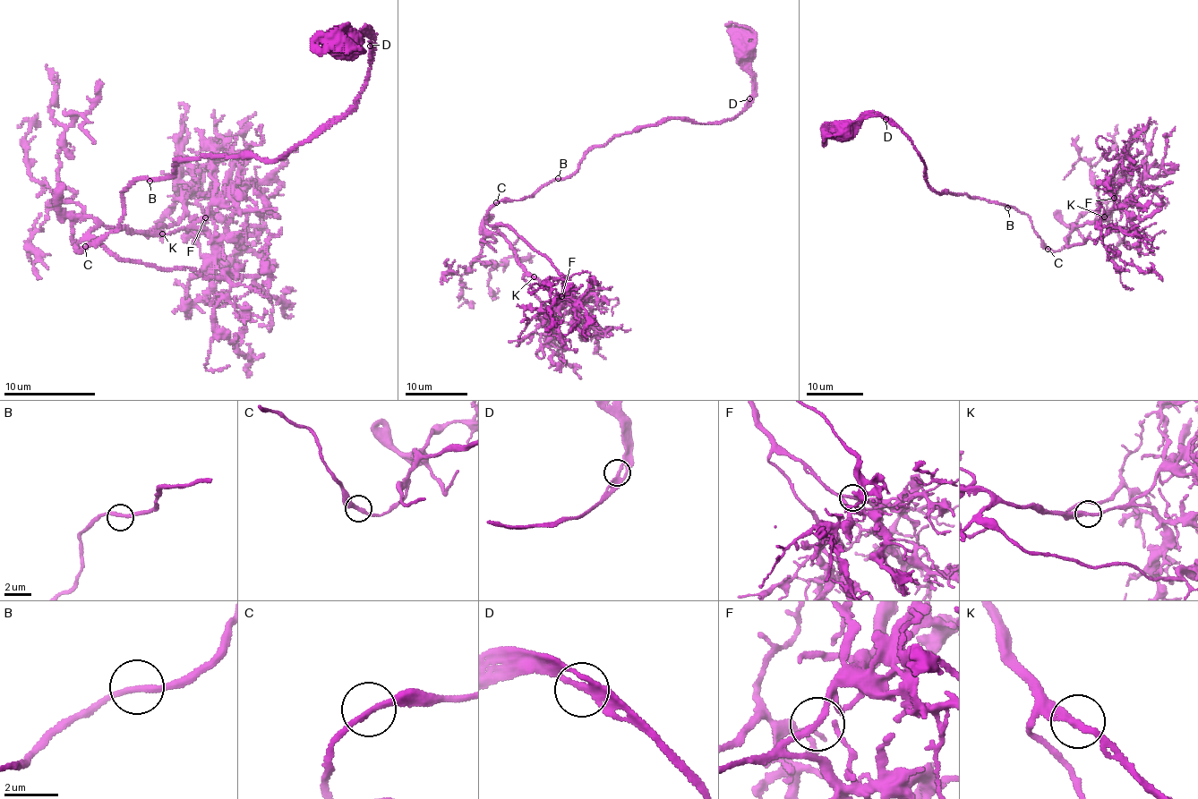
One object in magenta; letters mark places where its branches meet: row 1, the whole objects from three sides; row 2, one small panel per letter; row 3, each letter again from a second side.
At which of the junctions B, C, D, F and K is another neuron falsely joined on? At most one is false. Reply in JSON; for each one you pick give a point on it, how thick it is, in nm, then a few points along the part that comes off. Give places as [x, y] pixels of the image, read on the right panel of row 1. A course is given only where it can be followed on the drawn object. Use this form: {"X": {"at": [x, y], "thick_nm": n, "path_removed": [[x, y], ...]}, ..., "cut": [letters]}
{"cut": []}

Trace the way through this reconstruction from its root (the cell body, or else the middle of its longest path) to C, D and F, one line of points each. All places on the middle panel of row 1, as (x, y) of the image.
C: (559, 179), (550, 181), (530, 196), (496, 202)
D: (559, 179), (569, 178), (589, 150), (604, 147), (616, 136), (671, 118), (714, 123), (730, 121), (749, 99)
F: (559, 179), (550, 181), (530, 196), (500, 201), (490, 210), (487, 219), (509, 244), (516, 260), (561, 296)

